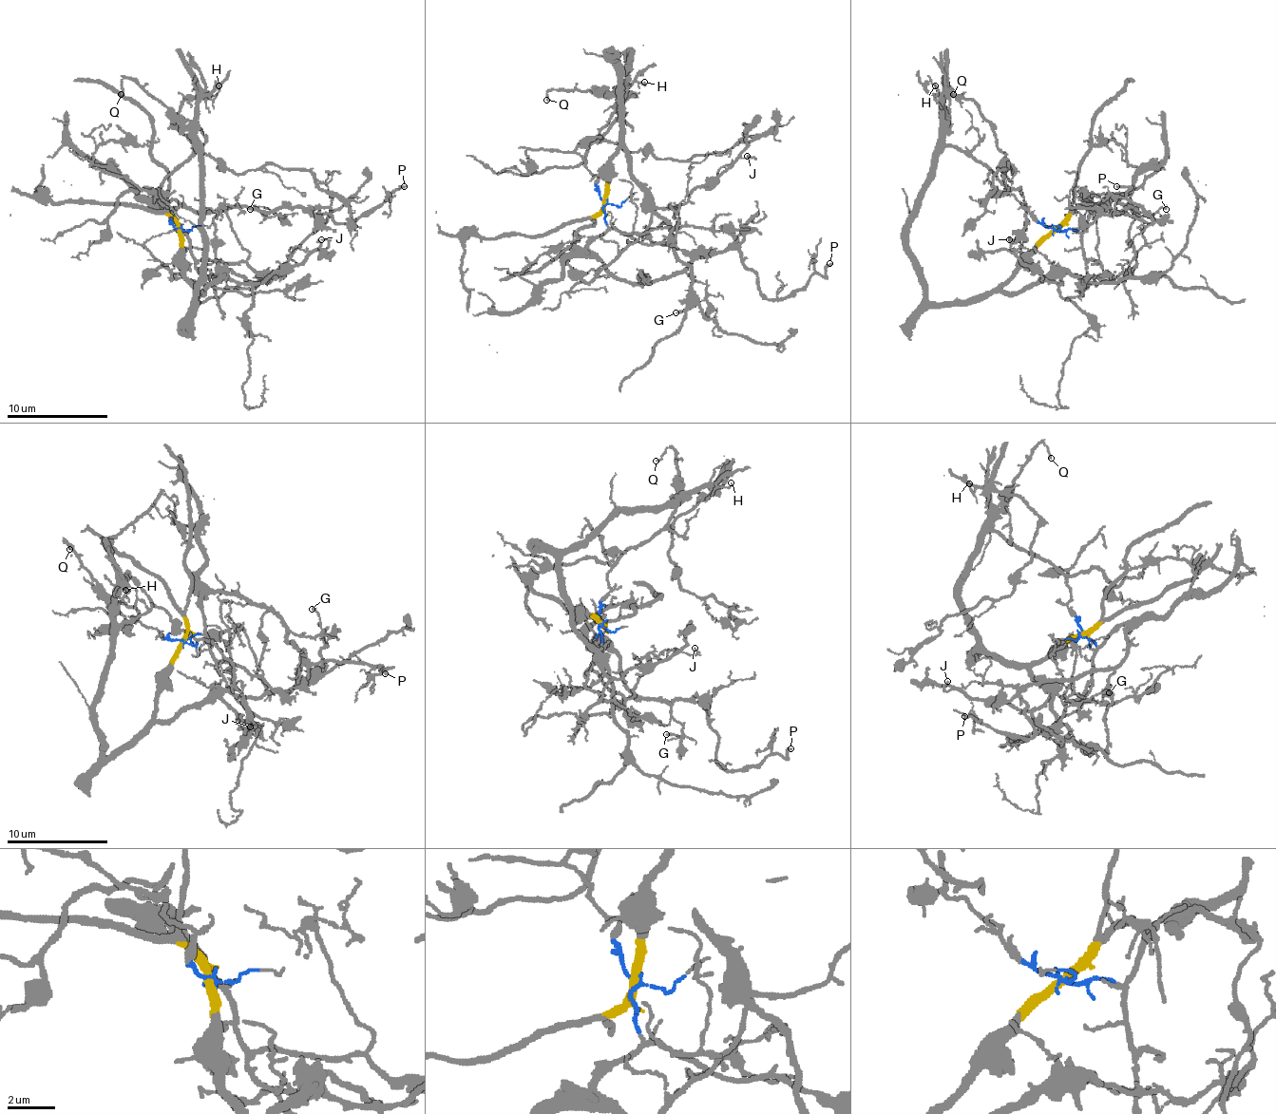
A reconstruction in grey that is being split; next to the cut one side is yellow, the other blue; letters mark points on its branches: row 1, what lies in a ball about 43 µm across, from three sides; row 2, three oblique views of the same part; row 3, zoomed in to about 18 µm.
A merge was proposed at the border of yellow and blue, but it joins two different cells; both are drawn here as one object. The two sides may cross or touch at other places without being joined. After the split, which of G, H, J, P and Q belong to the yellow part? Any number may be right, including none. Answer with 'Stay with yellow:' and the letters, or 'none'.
Stay with yellow: H, J, Q

